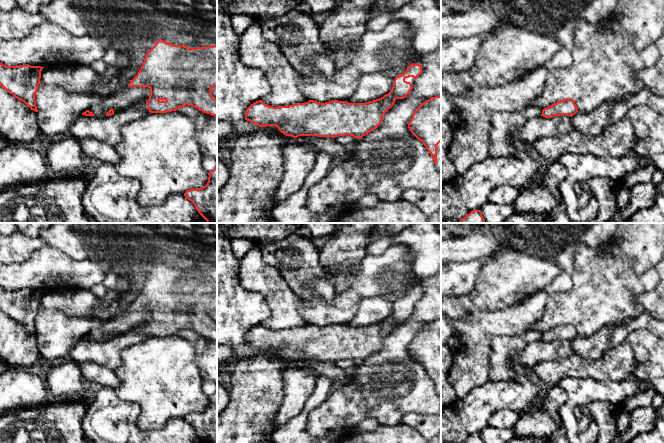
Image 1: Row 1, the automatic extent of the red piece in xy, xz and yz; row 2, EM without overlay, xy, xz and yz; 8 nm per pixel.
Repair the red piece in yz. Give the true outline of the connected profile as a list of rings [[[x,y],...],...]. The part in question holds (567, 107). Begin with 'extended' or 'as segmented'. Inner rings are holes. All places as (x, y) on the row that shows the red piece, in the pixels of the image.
as segmented; [[[572,99],[560,100],[547,108],[542,110],[541,116],[545,118],[552,118],[558,115],[566,115],[572,117],[578,112],[575,101]]]

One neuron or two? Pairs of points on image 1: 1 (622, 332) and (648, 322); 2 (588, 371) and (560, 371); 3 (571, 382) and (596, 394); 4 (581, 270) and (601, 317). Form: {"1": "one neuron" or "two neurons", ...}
{"1": "one neuron", "2": "one neuron", "3": "one neuron", "4": "one neuron"}

